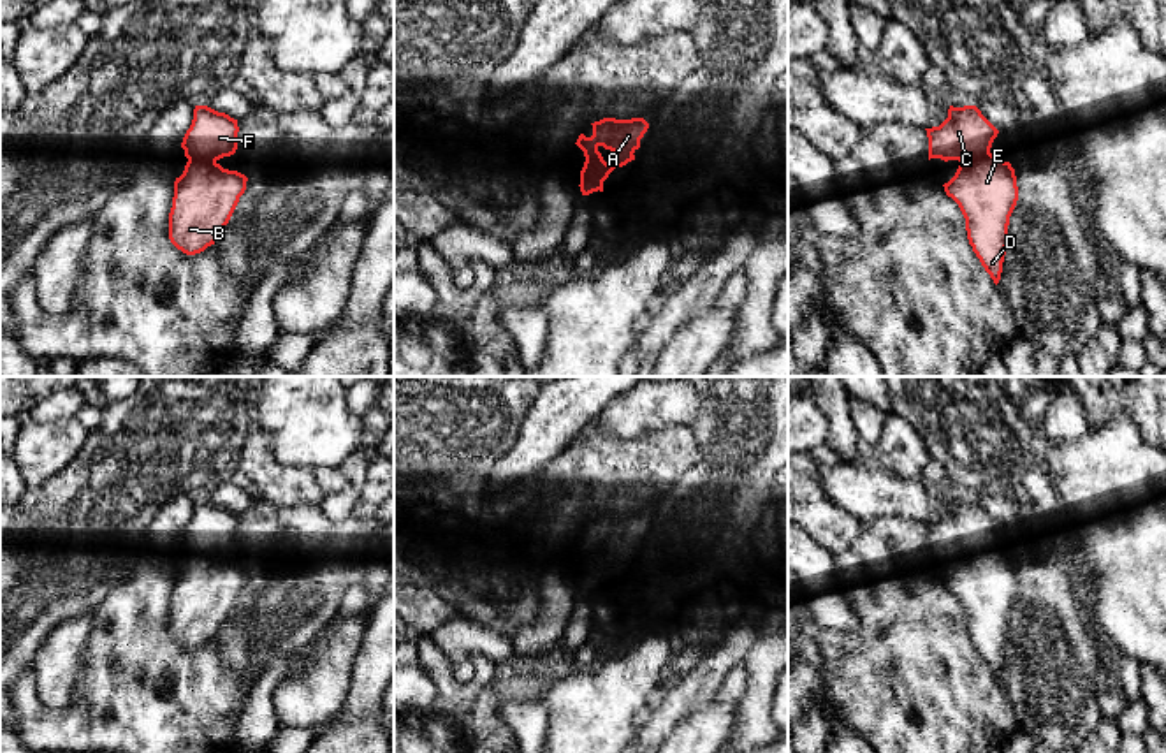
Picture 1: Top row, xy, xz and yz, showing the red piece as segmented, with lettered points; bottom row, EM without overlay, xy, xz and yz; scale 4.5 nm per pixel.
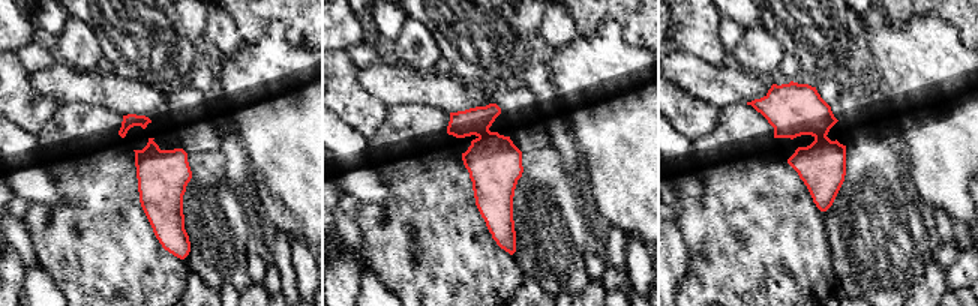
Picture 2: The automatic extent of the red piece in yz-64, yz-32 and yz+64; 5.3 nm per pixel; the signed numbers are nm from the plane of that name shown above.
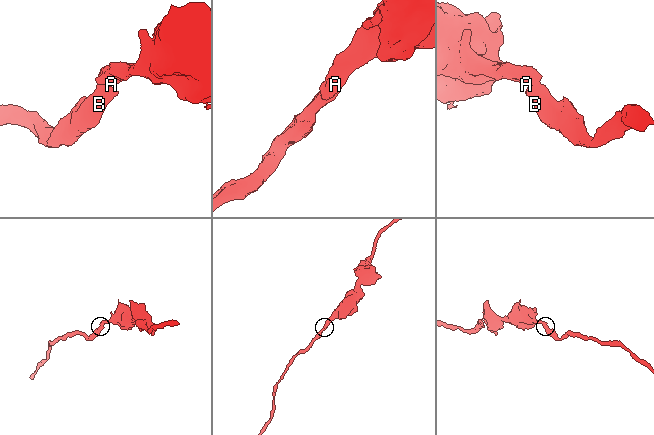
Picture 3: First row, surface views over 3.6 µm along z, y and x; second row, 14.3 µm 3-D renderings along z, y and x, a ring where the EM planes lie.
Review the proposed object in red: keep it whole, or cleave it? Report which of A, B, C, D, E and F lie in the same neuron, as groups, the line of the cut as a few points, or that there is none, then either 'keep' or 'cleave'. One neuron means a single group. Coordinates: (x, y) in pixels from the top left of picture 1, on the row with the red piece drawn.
groups A B C D E F; cut none; keep

